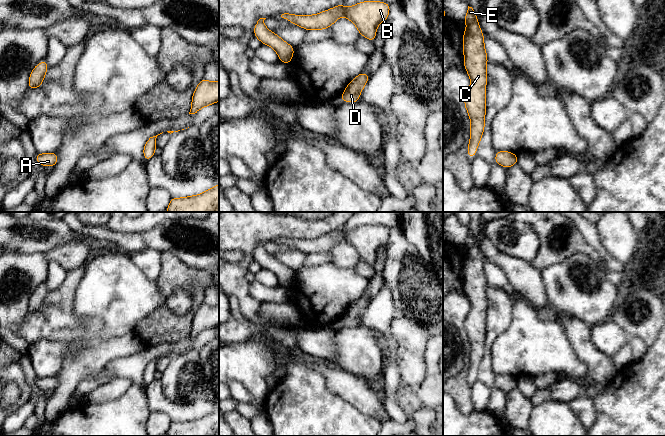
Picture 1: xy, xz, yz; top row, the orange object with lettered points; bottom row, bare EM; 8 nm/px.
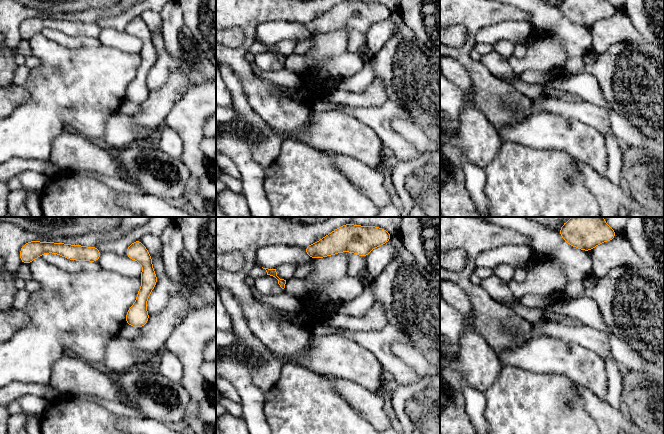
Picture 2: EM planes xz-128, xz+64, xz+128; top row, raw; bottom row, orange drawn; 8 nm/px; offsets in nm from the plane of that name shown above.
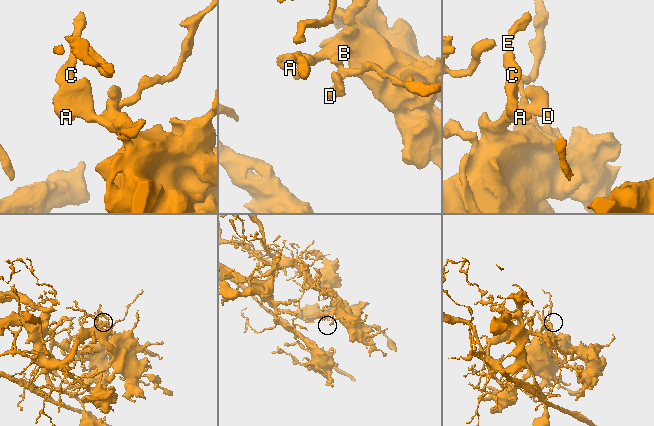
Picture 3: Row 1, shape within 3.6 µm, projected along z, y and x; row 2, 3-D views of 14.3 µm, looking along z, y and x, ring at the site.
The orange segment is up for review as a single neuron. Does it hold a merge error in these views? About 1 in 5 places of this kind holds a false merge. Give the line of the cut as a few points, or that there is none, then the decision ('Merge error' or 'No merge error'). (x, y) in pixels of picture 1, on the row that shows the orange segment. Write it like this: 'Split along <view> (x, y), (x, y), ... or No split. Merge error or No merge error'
No split. No merge error

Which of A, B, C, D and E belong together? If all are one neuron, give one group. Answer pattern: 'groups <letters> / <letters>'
groups A B C D E

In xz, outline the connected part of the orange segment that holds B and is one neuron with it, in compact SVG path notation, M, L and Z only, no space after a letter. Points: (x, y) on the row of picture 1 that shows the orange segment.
M365 1L345 8L343 3L341 3L334 8L316 15L294 15L284 13L281 17L308 31L330 28L341 16L346 16L349 21L356 25L360 35L374 42L377 26L381 22L387 20L390 6L391 5L386 2Z

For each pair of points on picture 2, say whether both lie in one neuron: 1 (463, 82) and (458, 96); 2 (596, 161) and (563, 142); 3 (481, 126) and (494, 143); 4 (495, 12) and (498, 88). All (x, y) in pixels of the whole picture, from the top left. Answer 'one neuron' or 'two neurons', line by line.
1: two neurons
2: one neuron
3: one neuron
4: one neuron

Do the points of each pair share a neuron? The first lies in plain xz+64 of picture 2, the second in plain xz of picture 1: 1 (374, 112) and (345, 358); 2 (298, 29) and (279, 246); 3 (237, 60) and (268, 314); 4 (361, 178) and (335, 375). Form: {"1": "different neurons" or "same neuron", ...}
{"1": "different neurons", "2": "same neuron", "3": "different neurons", "4": "same neuron"}

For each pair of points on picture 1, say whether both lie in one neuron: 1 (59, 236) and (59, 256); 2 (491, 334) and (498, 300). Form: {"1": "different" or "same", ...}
{"1": "different", "2": "same"}

